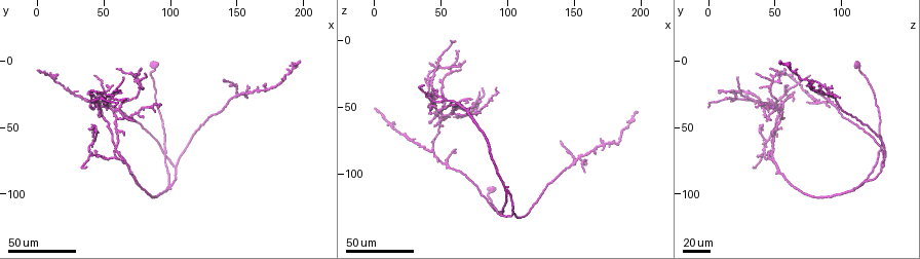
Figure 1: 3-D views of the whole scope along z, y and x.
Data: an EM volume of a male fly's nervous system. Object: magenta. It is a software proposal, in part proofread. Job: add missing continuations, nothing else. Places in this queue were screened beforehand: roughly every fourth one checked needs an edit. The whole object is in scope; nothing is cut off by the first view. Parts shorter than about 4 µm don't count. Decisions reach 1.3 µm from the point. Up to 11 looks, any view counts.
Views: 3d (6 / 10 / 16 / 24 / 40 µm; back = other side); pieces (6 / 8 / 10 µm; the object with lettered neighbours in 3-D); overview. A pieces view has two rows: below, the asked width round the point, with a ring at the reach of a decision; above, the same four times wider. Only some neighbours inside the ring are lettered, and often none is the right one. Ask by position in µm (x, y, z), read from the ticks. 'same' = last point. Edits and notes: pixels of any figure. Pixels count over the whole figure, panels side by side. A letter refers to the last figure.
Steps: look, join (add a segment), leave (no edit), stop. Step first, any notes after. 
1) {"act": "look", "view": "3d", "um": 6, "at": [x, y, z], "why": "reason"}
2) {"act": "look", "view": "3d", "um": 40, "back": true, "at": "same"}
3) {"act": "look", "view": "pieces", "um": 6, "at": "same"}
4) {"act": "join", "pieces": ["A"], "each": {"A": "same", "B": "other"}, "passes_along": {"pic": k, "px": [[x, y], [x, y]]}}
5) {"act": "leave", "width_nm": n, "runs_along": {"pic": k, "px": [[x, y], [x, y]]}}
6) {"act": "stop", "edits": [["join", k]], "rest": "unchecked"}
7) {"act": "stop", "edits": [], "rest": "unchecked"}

{"act": "look", "view": "3d", "um": 24, "at": [80, 38, 52], "why": "thin end"}

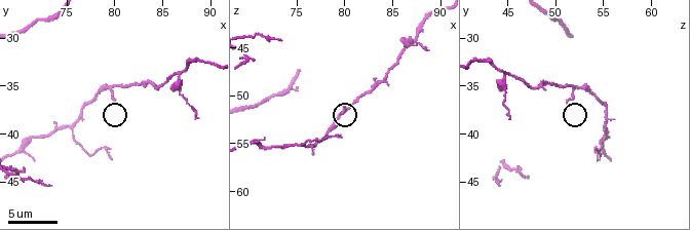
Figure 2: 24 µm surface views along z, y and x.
{"act": "look", "view": "pieces", "um": 8, "at": [79.8, 36.6, 51.0], "why": "what lies round it"}

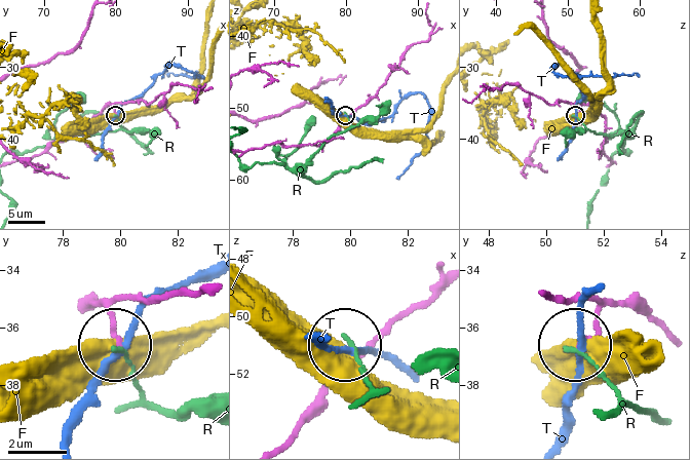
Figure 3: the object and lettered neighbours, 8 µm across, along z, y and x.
{"act": "leave", "each": {"F": "other", "R": "other", "T": "other"}, "runs_along": {"pic": 3, "px": [[665, 330], [636, 310], [613, 308], [579, 342]]}, "found": "no lettered segment goes on from it"}

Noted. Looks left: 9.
{"act": "look", "view": "3d", "um": 40, "at": [62, 32, 18], "why": "free end"}

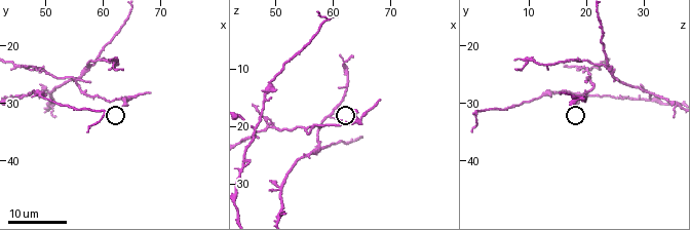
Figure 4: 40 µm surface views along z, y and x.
{"act": "look", "view": "pieces", "um": 6, "at": [63.5, 30.0, 17.0]}

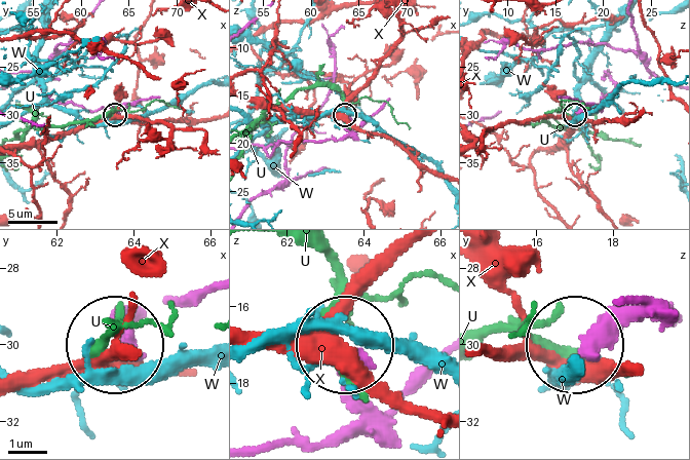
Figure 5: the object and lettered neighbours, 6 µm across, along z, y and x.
{"act": "leave", "each": {"U": "other", "W": "other", "X": "other"}, "runs_along": {"pic": 5, "px": [[319, 441], [349, 405], [349, 349]]}, "found": "none of them fits"}

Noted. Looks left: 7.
{"act": "look", "view": "3d", "um": 40, "at": [80, 4, 46], "why": "branch stops here"}

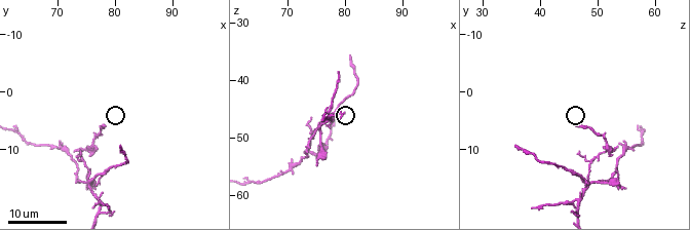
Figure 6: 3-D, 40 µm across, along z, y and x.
{"act": "look", "view": "pieces", "um": 6, "at": [78.0, 5.5, 46.5]}

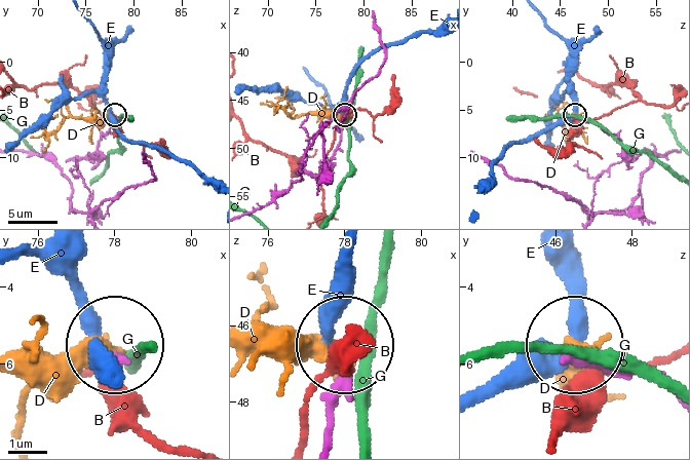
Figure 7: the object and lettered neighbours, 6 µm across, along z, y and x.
{"act": "leave", "each": {"B": "other", "D": "other", "E": "other", "G": "other"}, "found": "no lettered segment goes on from it"}

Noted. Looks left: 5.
{"act": "look", "view": "3d", "um": 24, "at": [79.0, 20.5, 38.5], "why": "an open end"}

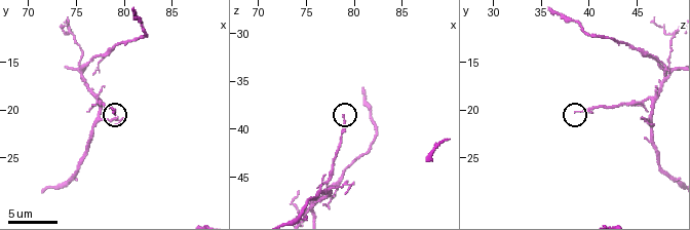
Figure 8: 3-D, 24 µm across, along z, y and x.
{"act": "look", "view": "pieces", "um": 10, "at": [78.8, 20.2, 38.6]}

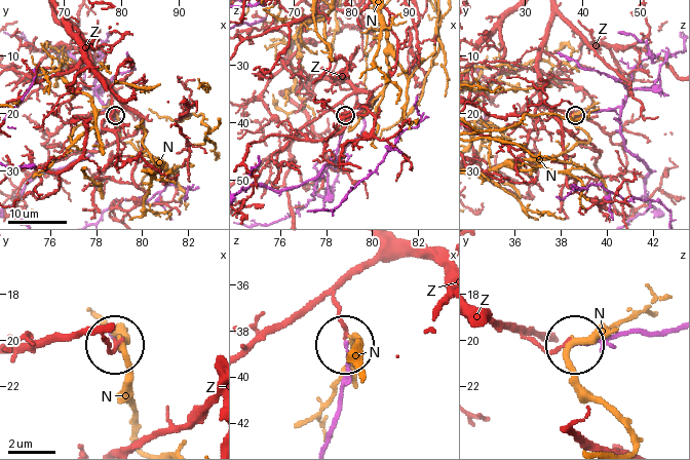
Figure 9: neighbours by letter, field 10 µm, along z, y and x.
{"act": "leave", "each": {"N": "other", "Z": "other"}, "runs_along": {"pic": 9, "px": [[626, 150], [618, 108], [575, 115]]}, "found": "none of them fits"}

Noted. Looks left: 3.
{"act": "look", "view": "3d", "um": 16, "at": [81.0, 9.5, 35.5], "why": "branch stops here"}

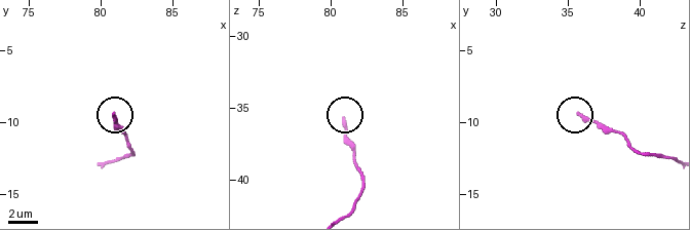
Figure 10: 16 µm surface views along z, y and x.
{"act": "look", "view": "pieces", "um": 10, "at": [81.0, 9.6, 36.0]}

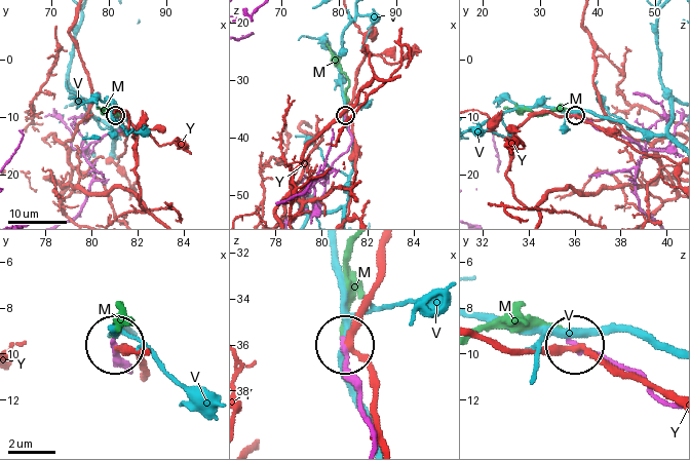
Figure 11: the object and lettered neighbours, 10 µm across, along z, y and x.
{"act": "leave", "each": {"M": "other", "V": "other", "Y": "other"}, "runs_along": {"pic": 11, "px": [[375, 438], [362, 409], [362, 385], [347, 361], [345, 346]]}, "found": "none of them fits"}

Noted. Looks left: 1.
{"act": "stop", "edits": [], "rest": "unchecked"}

